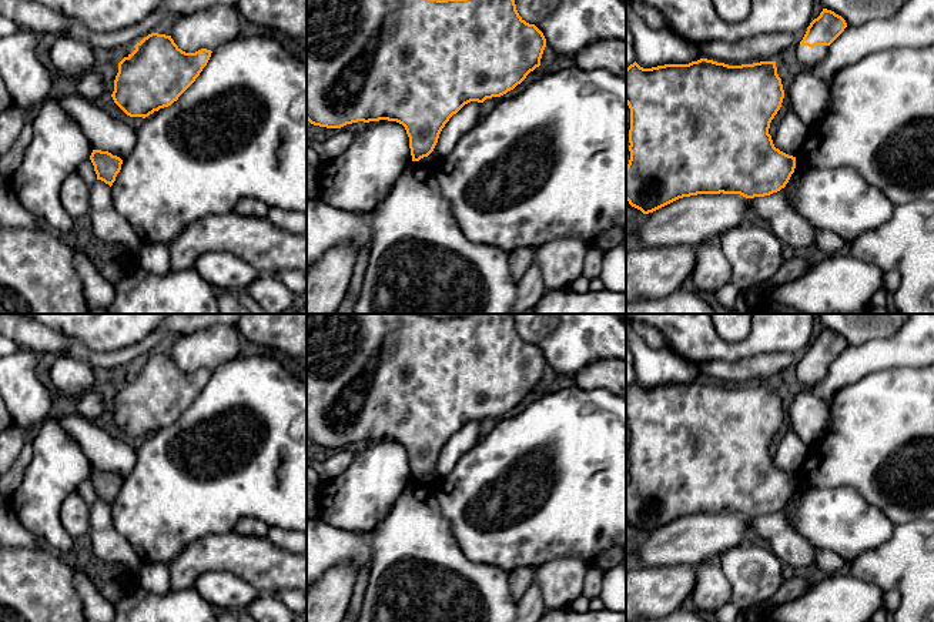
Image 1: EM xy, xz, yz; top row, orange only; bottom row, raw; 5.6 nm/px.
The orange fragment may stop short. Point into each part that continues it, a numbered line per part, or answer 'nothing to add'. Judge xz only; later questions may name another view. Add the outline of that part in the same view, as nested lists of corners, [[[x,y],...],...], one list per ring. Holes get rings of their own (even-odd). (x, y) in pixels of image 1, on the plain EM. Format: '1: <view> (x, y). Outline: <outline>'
nothing to add

